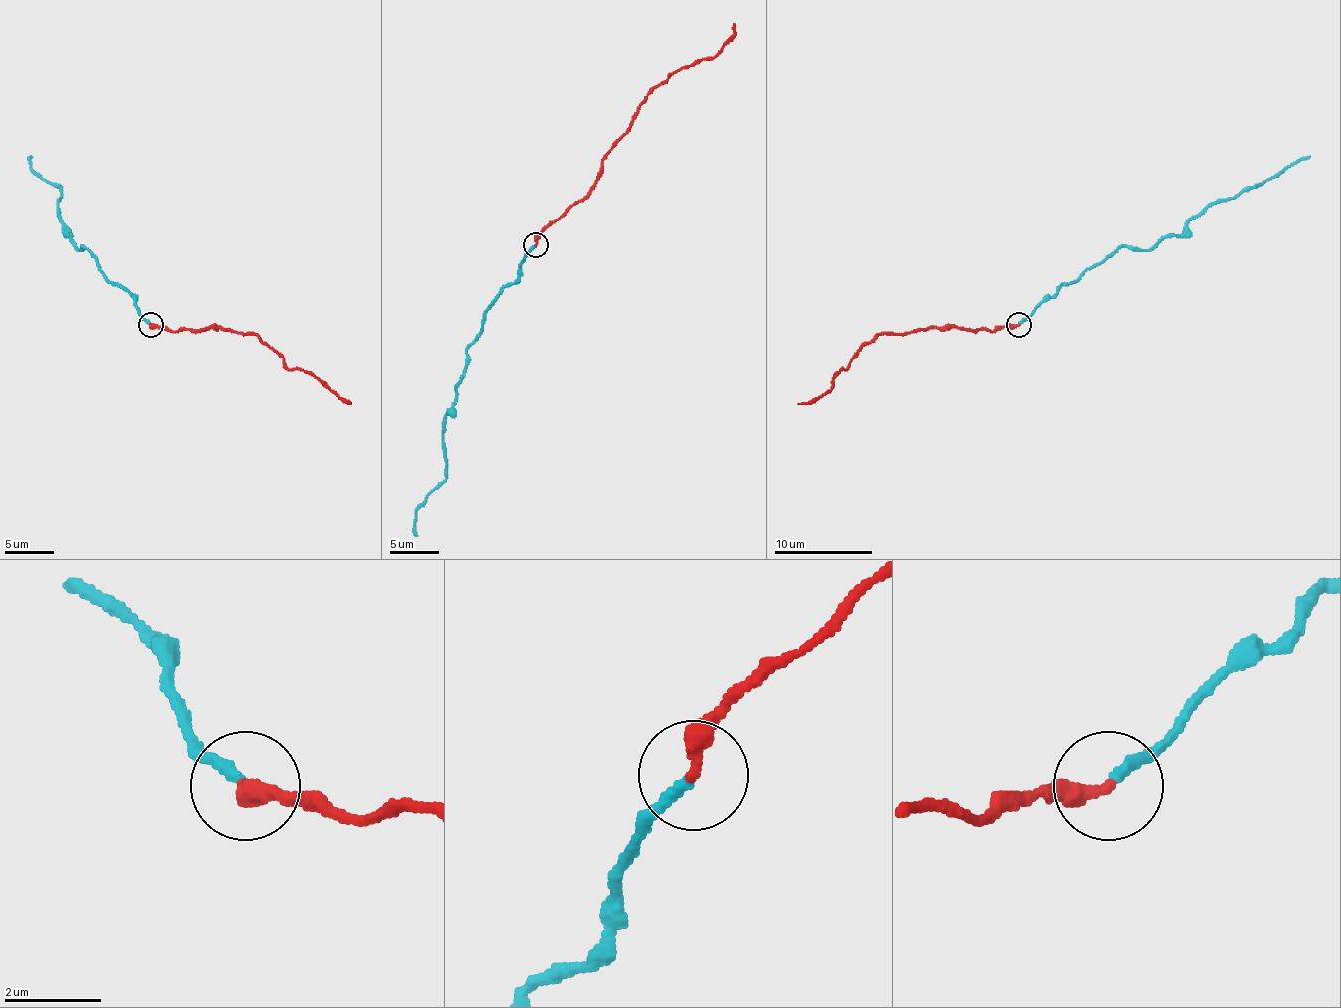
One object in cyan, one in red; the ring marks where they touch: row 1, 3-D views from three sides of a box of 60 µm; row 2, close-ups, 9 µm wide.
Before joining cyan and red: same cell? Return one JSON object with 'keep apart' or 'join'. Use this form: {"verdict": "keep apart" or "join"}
{"verdict": "join"}

